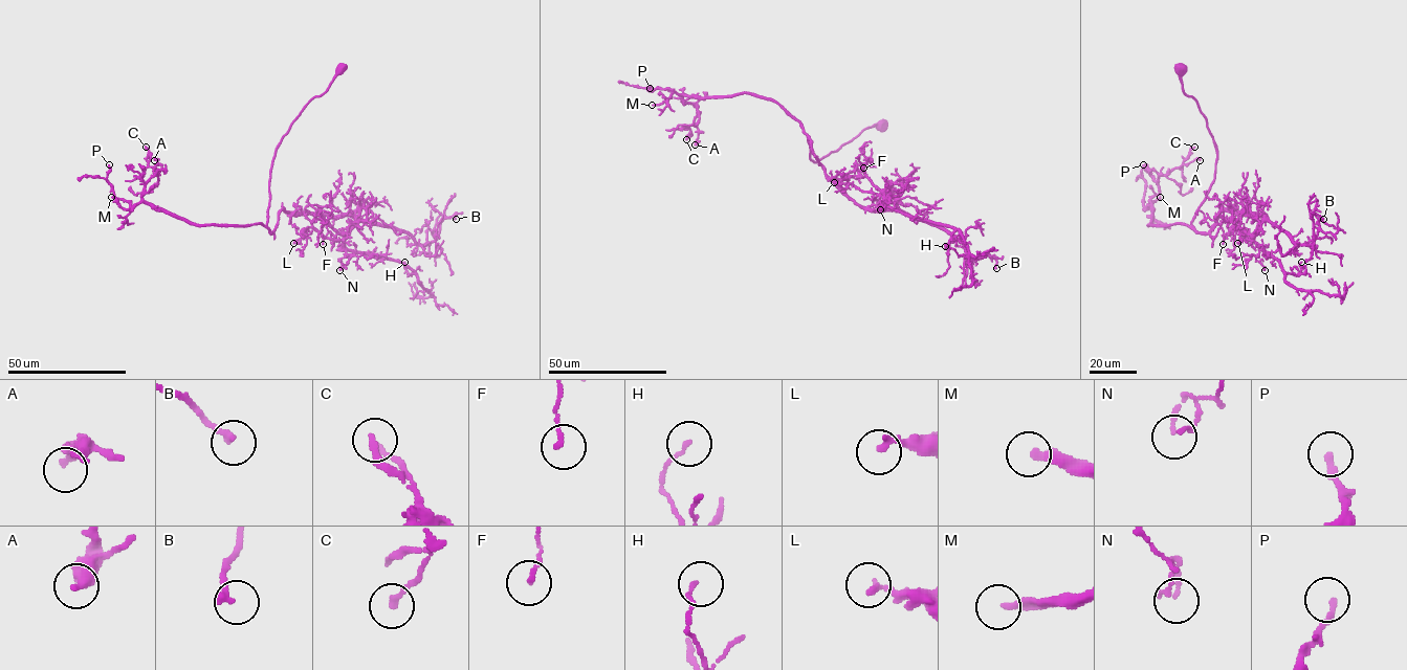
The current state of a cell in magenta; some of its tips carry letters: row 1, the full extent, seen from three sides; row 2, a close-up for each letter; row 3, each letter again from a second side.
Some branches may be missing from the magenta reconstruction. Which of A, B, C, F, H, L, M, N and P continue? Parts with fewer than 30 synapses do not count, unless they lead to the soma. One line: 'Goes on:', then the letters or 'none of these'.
Goes on: M

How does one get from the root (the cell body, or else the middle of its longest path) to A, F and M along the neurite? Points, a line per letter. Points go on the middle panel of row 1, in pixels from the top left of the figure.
A: (882, 126), (867, 127), (814, 162), (803, 126), (776, 103), (745, 92), (683, 95), (696, 107), (695, 144)
F: (882, 126), (867, 127), (816, 162), (807, 136), (825, 174), (850, 198), (874, 210), (895, 208), (863, 168)
M: (882, 126), (867, 127), (814, 162), (803, 126), (771, 101), (745, 92), (707, 97), (673, 92), (652, 105)

